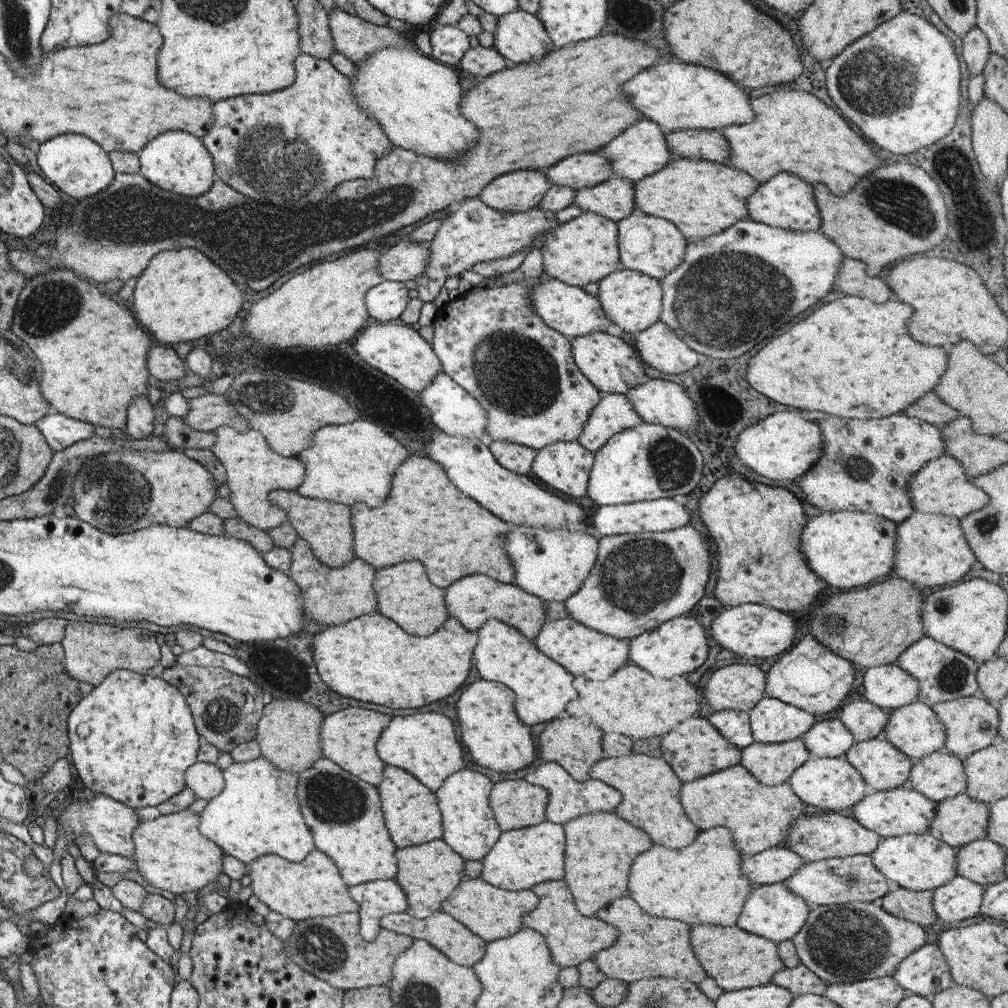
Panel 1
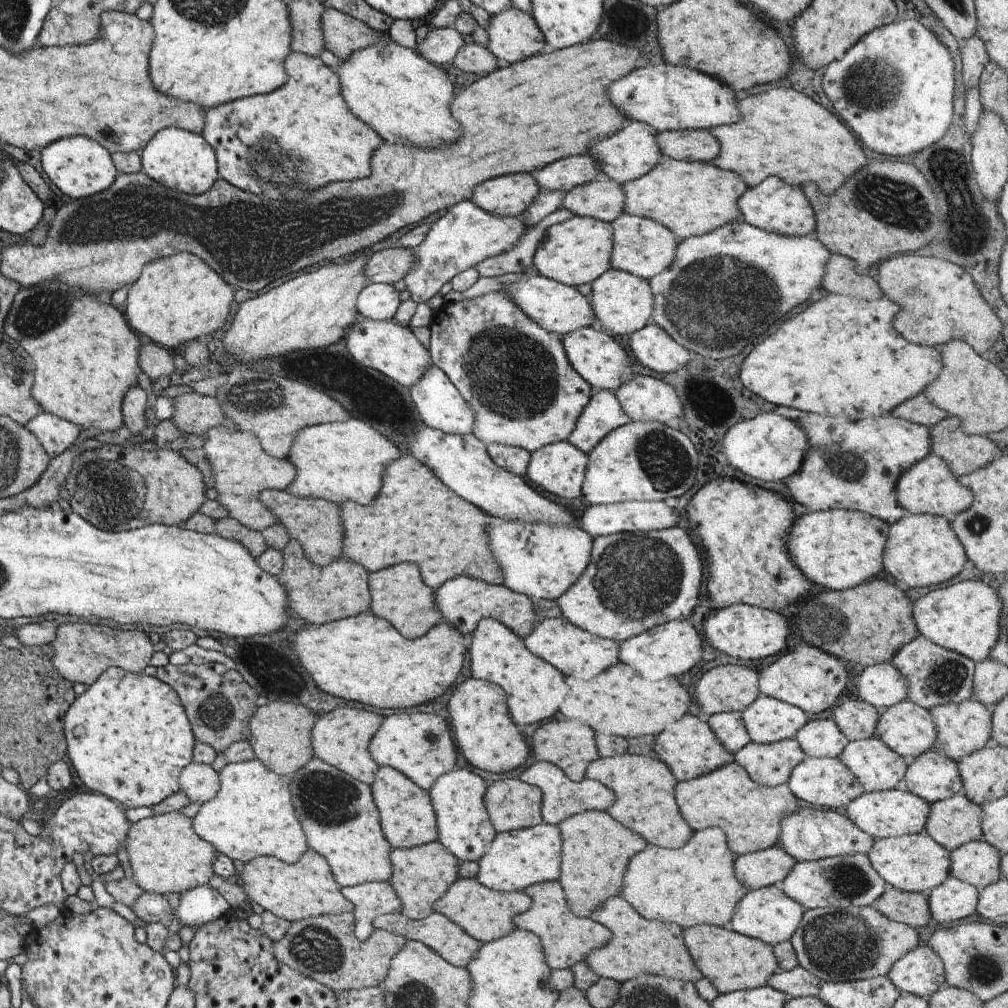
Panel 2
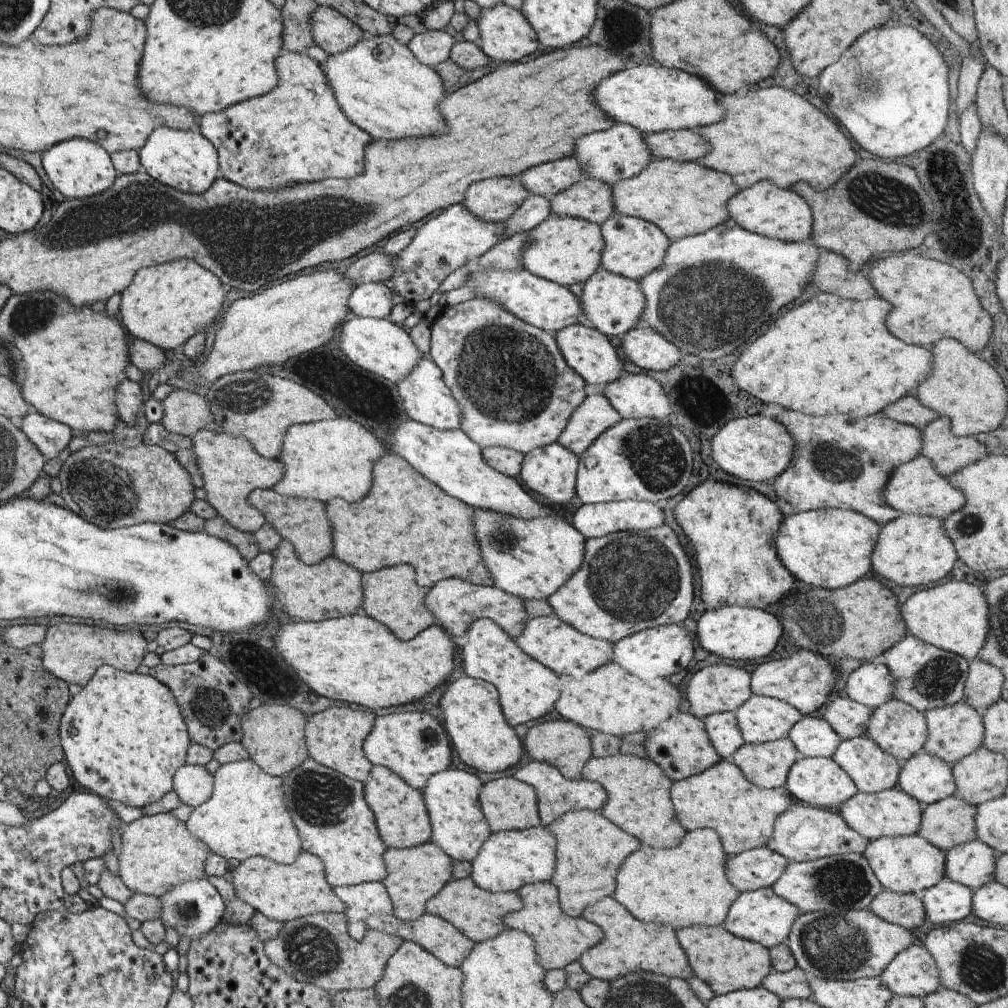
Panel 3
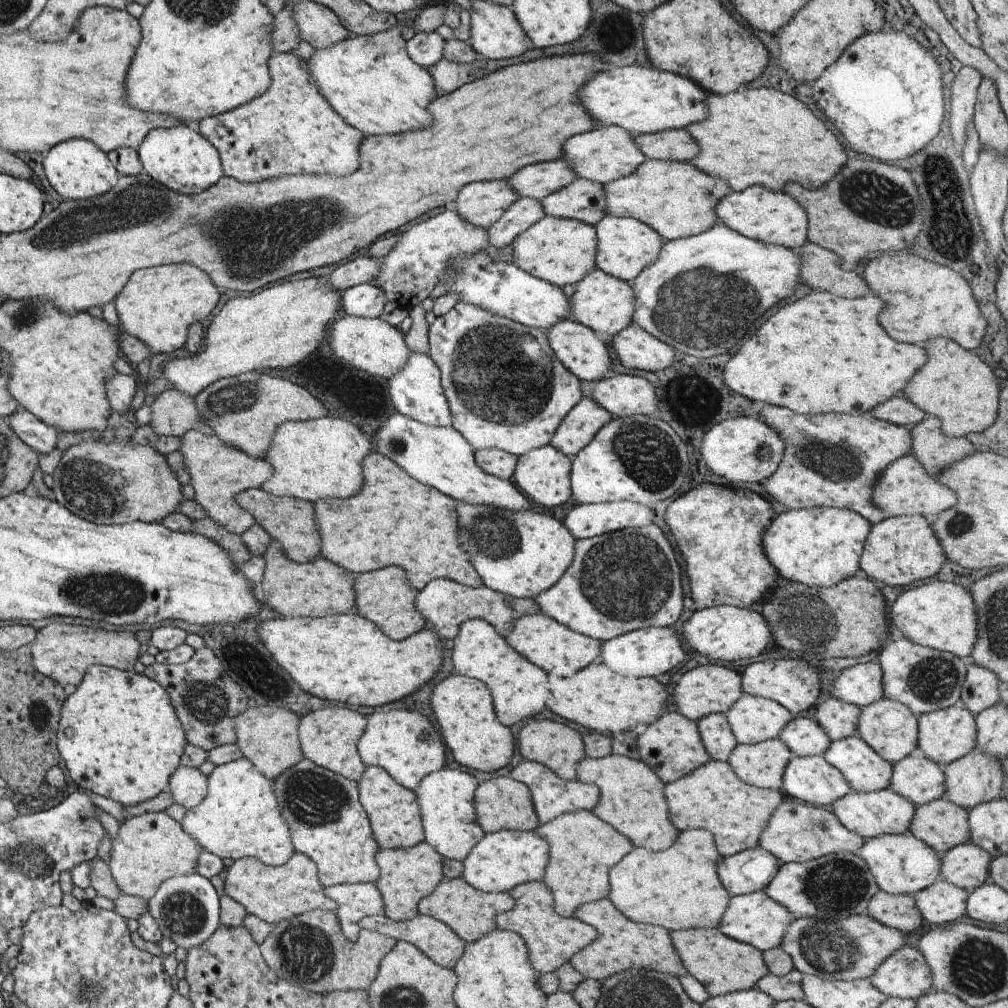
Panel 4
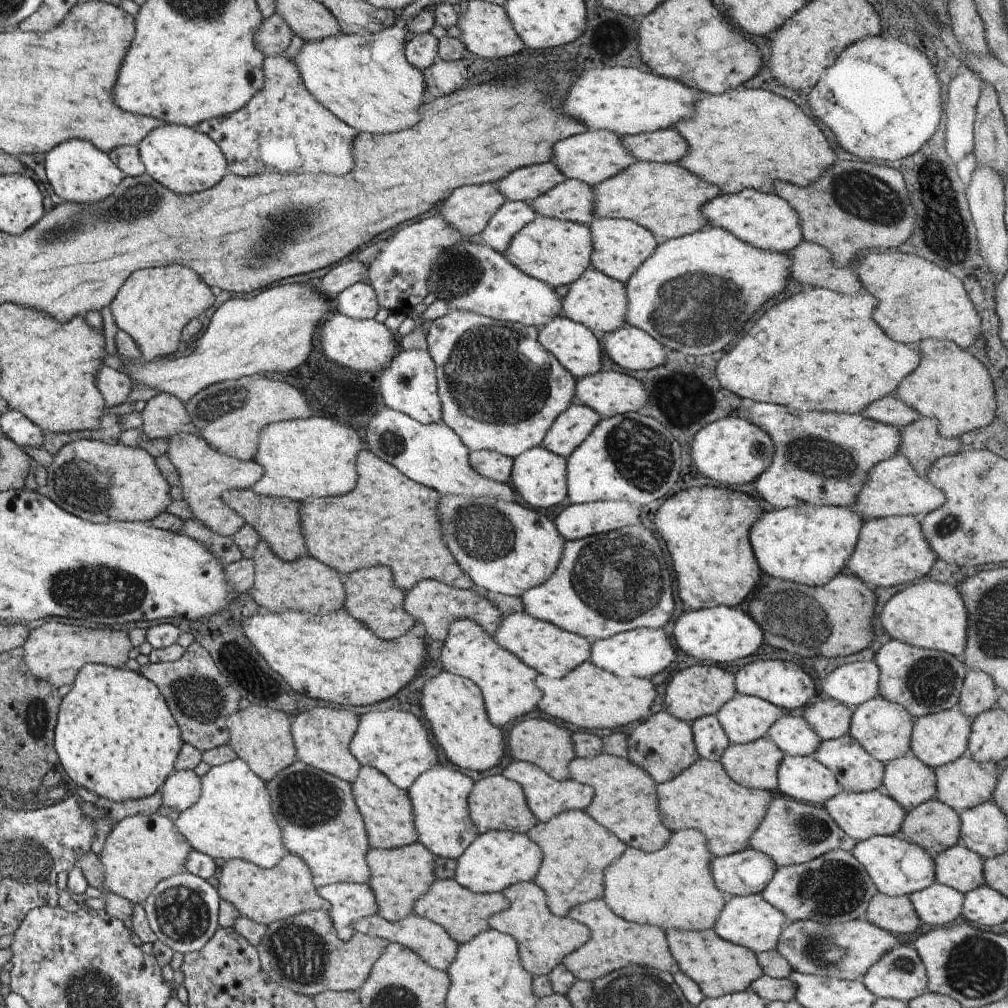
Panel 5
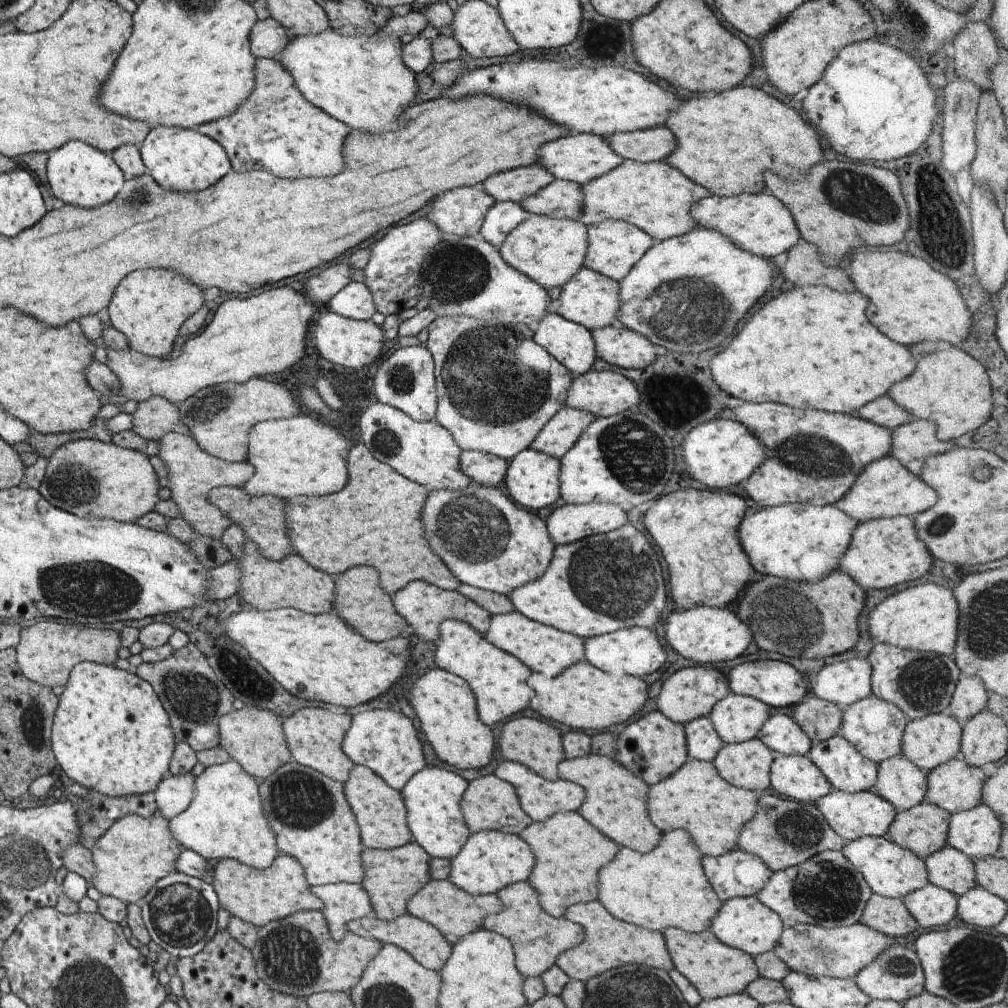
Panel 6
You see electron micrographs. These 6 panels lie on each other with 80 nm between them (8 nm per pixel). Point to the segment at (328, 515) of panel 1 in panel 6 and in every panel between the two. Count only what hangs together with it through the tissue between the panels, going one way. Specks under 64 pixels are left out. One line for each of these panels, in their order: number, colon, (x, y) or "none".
2: (316, 524)
3: (304, 522)
4: (291, 521)
5: (276, 520)
6: (262, 519)

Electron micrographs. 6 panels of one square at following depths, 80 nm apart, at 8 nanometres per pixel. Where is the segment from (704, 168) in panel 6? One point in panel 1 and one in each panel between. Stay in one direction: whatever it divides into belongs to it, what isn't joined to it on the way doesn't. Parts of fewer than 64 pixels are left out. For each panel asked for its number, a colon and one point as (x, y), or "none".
1: (792, 131)
2: (784, 133)
3: (771, 133)
4: (766, 137)
5: (743, 139)

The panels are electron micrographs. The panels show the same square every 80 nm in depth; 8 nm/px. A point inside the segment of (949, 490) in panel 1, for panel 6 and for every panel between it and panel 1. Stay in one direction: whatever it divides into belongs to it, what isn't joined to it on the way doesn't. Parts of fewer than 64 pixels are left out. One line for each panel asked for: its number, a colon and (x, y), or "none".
2: (930, 487)
3: (916, 487)
4: (904, 487)
5: (892, 488)
6: (885, 488)

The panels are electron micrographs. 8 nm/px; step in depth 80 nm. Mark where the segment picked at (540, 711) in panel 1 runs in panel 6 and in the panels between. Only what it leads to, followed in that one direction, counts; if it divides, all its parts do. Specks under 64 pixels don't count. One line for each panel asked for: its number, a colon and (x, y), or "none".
2: (534, 688)
3: (528, 690)
4: (518, 687)
5: (508, 686)
6: (499, 681)

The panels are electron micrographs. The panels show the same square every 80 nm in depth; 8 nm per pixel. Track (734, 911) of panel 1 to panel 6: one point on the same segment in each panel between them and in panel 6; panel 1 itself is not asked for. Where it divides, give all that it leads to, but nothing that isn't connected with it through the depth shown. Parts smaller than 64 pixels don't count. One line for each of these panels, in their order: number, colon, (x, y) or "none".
2: (697, 884)
3: (687, 886)
4: (679, 888)
5: (672, 888)
6: (667, 888)

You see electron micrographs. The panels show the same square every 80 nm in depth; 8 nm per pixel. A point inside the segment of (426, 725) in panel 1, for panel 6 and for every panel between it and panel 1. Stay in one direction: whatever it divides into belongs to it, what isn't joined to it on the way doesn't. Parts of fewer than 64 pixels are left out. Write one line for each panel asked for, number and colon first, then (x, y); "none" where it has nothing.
2: (420, 745)
3: (415, 745)
4: (406, 744)
5: (394, 742)
6: (387, 742)

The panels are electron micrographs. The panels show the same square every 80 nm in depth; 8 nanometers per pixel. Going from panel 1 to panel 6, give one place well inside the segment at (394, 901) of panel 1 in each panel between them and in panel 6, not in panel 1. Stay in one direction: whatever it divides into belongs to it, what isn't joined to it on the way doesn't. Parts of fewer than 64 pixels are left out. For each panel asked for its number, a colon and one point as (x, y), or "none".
2: (370, 900)
3: (363, 900)
4: (355, 901)
5: (348, 902)
6: (343, 902)

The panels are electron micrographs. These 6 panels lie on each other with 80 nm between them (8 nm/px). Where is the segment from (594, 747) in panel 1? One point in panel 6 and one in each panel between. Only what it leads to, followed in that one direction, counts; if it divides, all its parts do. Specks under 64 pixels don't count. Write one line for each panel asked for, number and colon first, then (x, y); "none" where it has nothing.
2: (569, 744)
3: (565, 745)
4: (556, 745)
5: (535, 740)
6: (538, 745)

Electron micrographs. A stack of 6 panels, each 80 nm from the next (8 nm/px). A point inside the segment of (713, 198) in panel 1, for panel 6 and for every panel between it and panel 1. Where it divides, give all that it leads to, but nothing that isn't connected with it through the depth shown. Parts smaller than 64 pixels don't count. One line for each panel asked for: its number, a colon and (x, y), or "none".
2: (692, 198)
3: (684, 198)
4: (676, 199)
5: (666, 199)
6: (655, 197)

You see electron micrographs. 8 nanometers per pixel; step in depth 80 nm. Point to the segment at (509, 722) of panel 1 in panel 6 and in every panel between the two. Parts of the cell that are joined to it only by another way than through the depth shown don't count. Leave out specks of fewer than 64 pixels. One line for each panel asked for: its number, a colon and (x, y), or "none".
2: (489, 739)
3: (473, 718)
4: (463, 706)
5: (453, 705)
6: (444, 704)

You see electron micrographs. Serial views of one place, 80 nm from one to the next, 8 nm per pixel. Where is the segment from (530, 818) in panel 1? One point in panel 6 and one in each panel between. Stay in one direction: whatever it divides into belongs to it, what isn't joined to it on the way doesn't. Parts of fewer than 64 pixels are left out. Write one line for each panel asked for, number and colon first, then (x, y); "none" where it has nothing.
2: (512, 804)
3: (508, 804)
4: (500, 803)
5: (495, 803)
6: (488, 803)

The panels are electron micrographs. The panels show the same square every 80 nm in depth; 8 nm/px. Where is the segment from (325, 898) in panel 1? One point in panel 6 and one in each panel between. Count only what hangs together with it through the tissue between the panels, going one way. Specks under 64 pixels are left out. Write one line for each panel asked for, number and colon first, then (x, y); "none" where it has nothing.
2: (294, 891)
3: (281, 892)
4: (275, 894)
5: (266, 896)
6: (258, 896)

